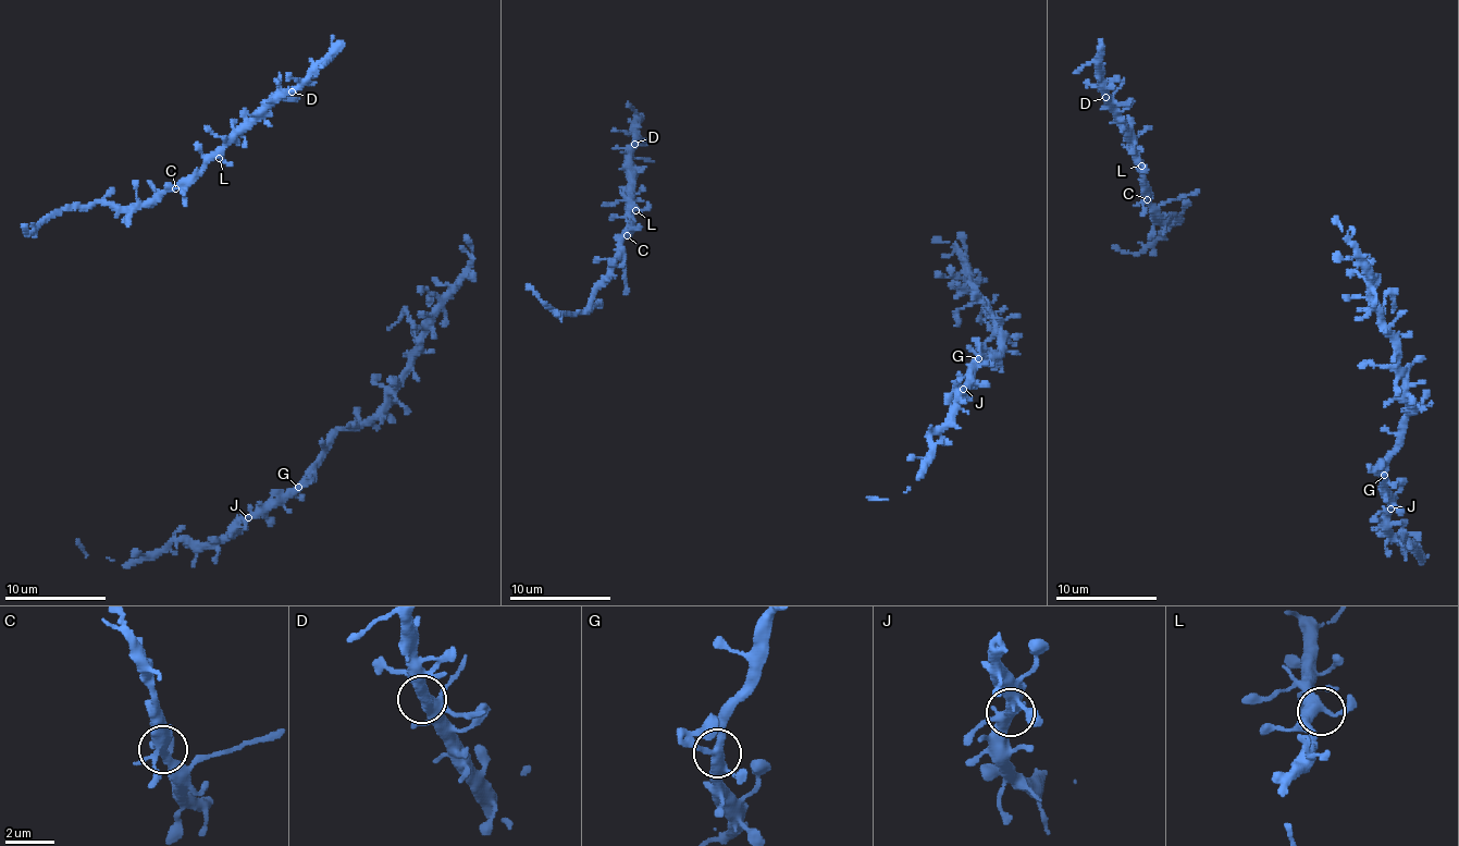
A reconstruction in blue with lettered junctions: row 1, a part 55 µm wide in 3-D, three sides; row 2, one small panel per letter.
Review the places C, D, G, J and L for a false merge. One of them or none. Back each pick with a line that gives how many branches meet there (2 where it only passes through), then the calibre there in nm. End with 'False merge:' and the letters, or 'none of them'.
False merge: none of them

